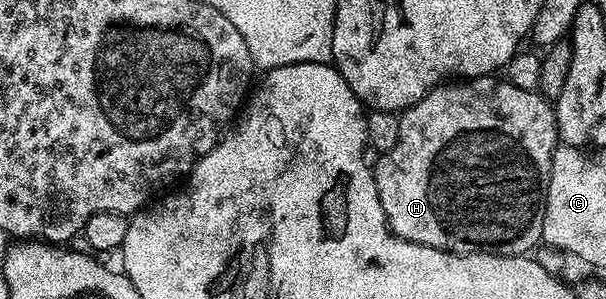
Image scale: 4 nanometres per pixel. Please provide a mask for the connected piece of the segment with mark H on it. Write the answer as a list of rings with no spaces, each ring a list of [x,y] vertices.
[[[495,75],[486,77],[473,77],[470,79],[455,79],[450,83],[436,85],[434,89],[429,90],[421,98],[416,105],[411,105],[408,109],[403,110],[399,114],[399,122],[401,123],[401,131],[397,134],[397,147],[393,147],[388,153],[382,154],[378,158],[379,162],[374,162],[373,172],[375,174],[375,186],[377,187],[377,195],[381,199],[381,207],[385,211],[385,219],[387,220],[387,228],[394,233],[396,237],[412,241],[418,245],[425,247],[433,247],[440,249],[446,253],[492,253],[493,255],[501,255],[502,257],[521,257],[530,254],[543,241],[543,220],[545,219],[545,207],[547,206],[547,188],[549,187],[549,175],[551,174],[551,164],[553,163],[553,155],[557,146],[560,144],[559,128],[555,122],[555,107],[548,98],[544,97],[538,91],[525,91],[521,87],[513,87],[513,83],[506,79],[500,79]]]

